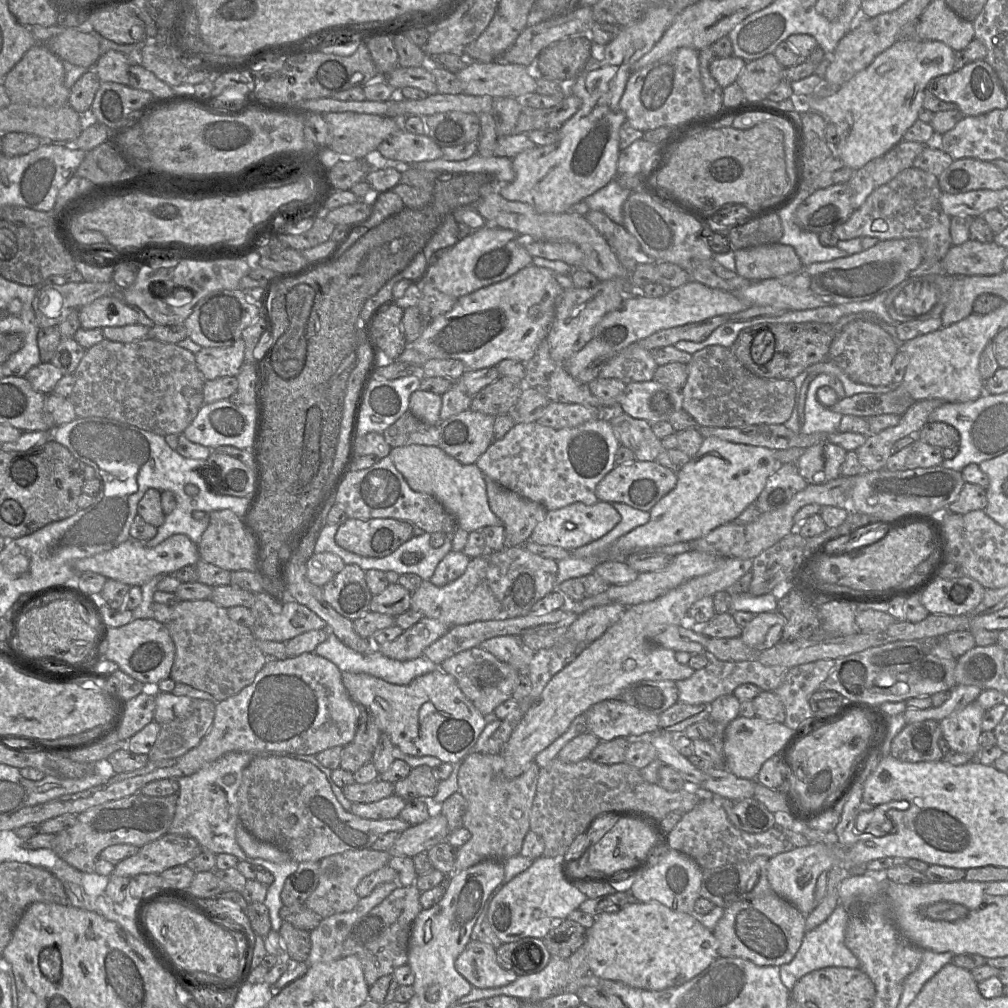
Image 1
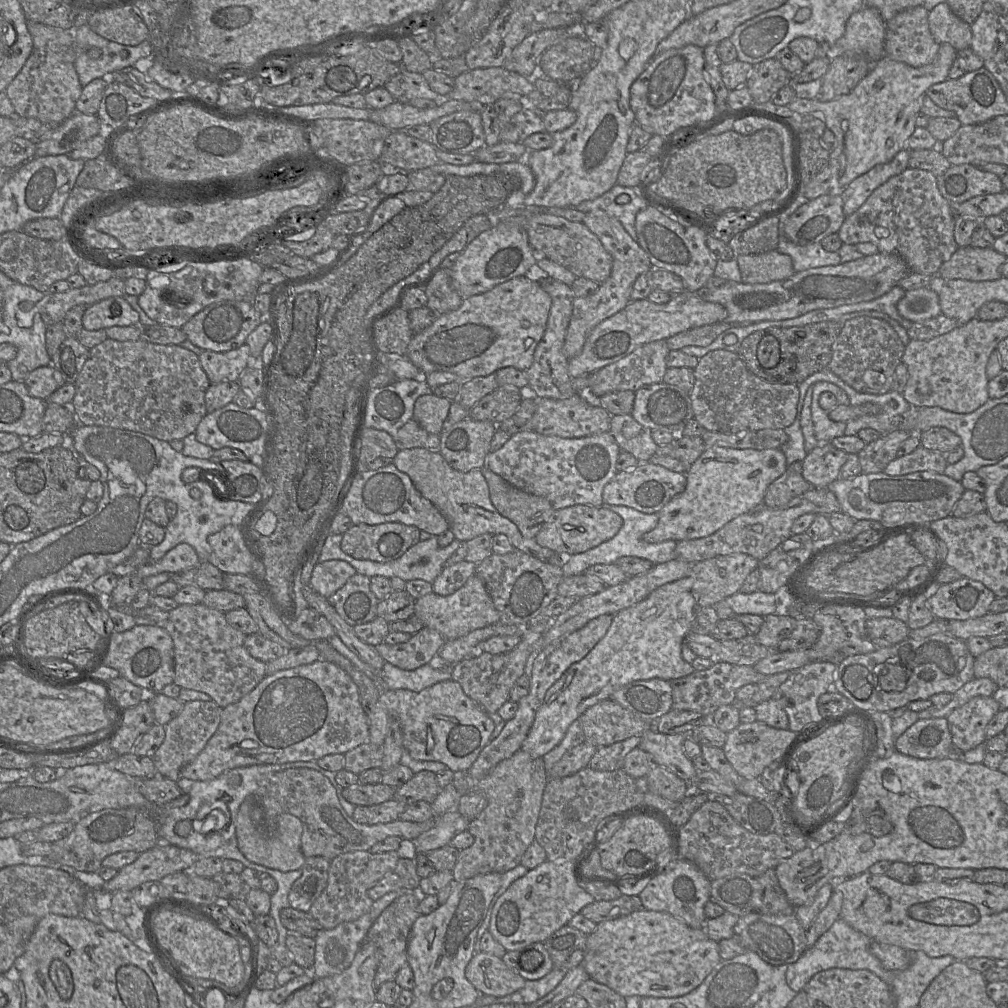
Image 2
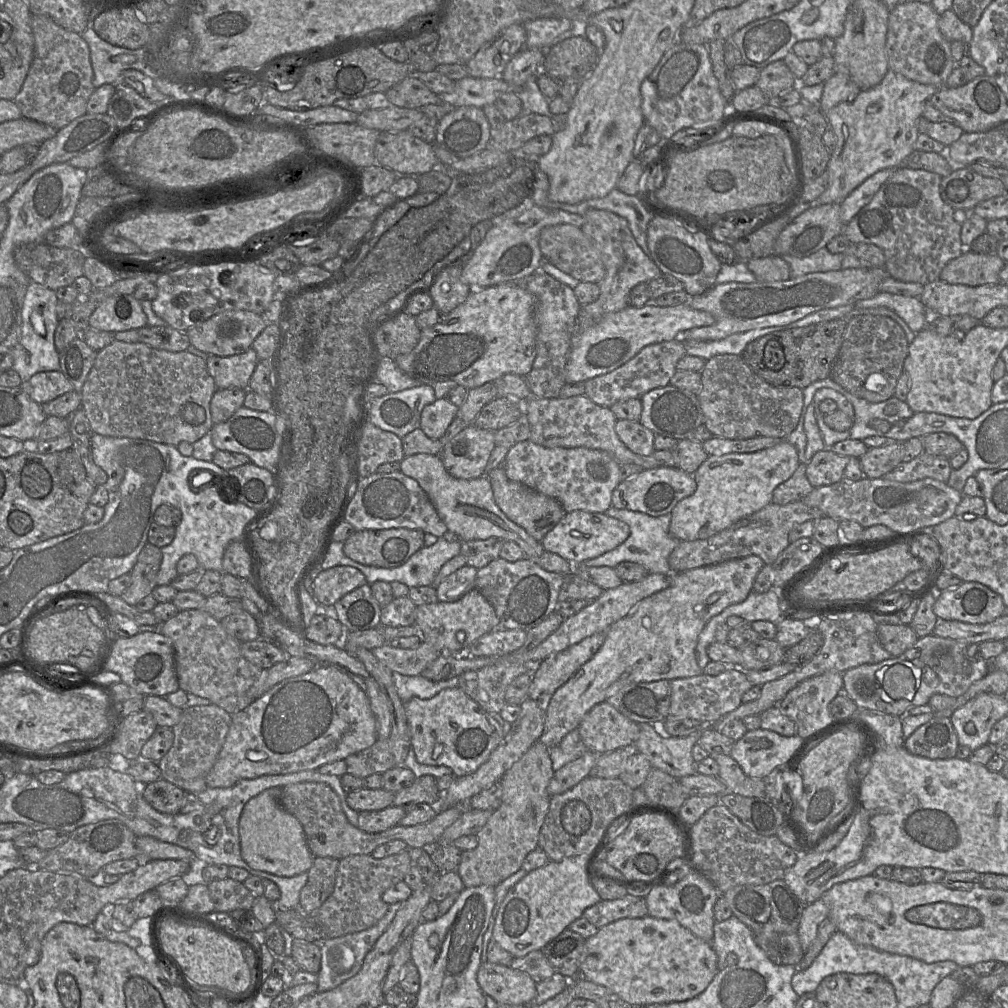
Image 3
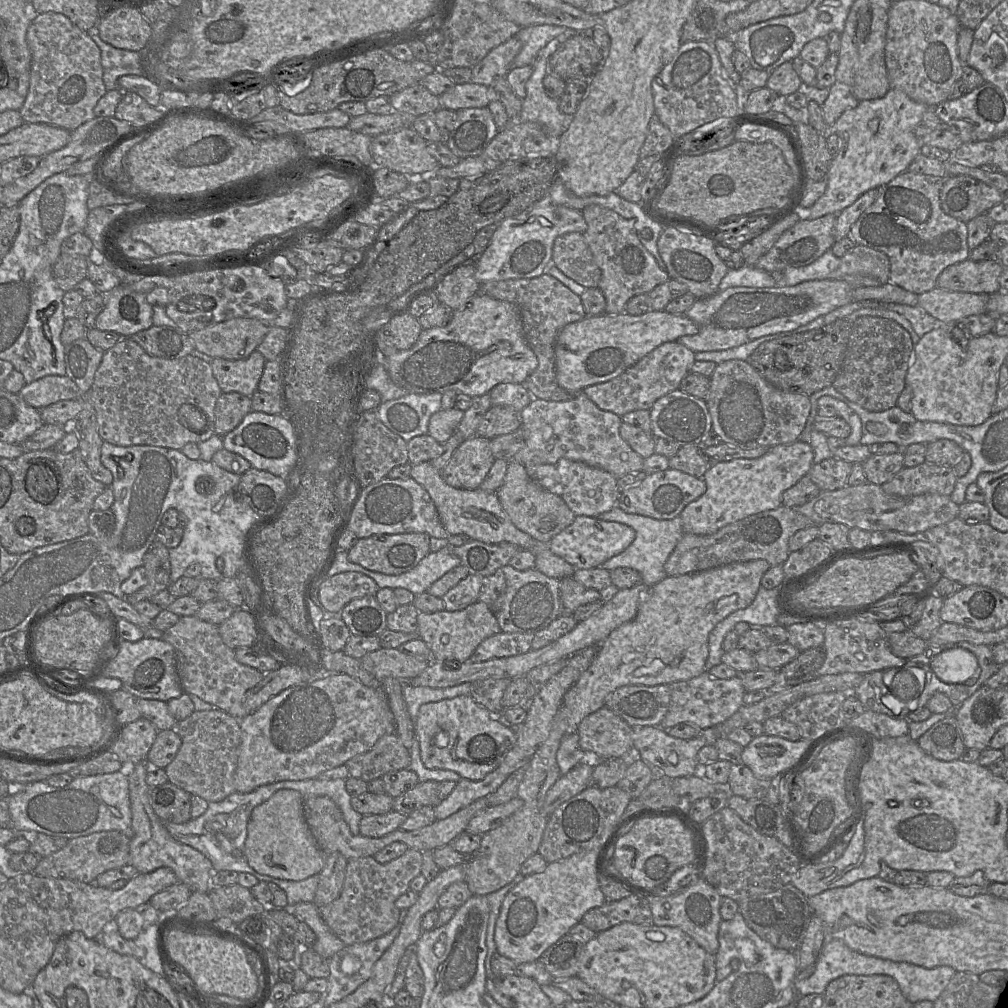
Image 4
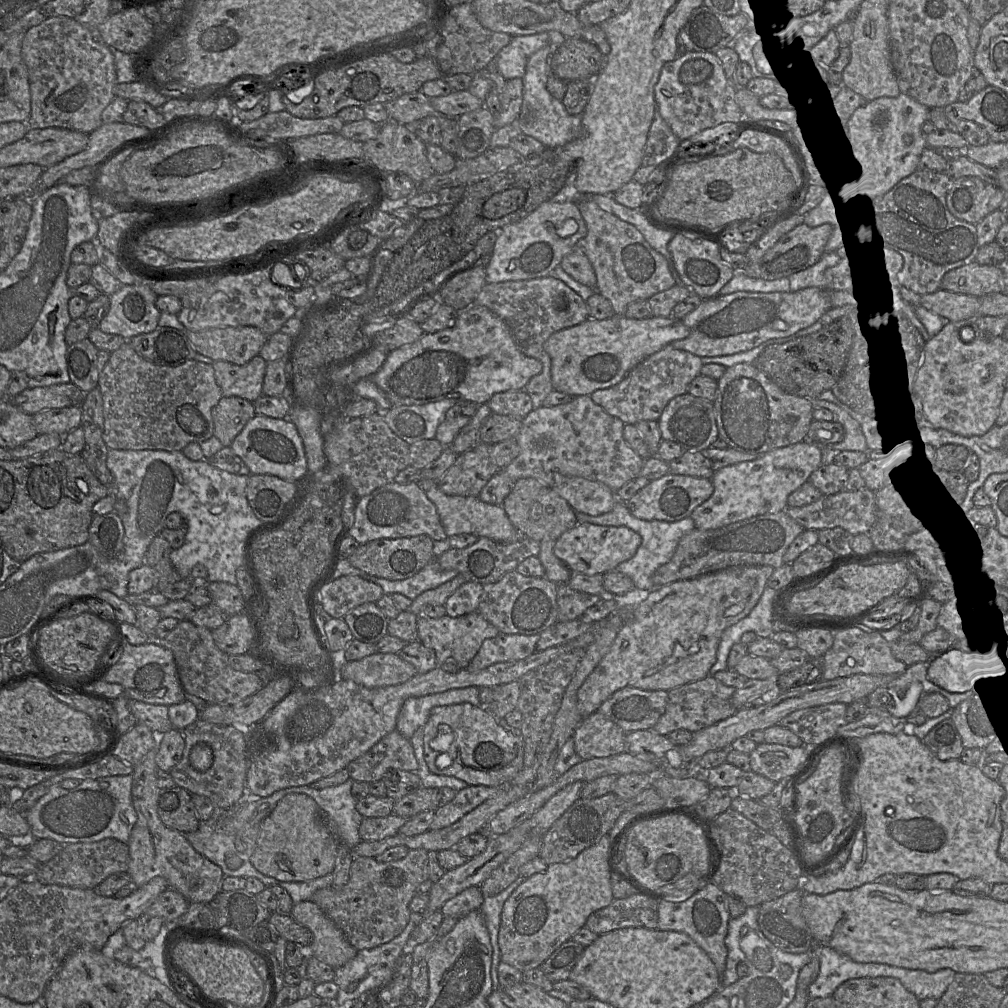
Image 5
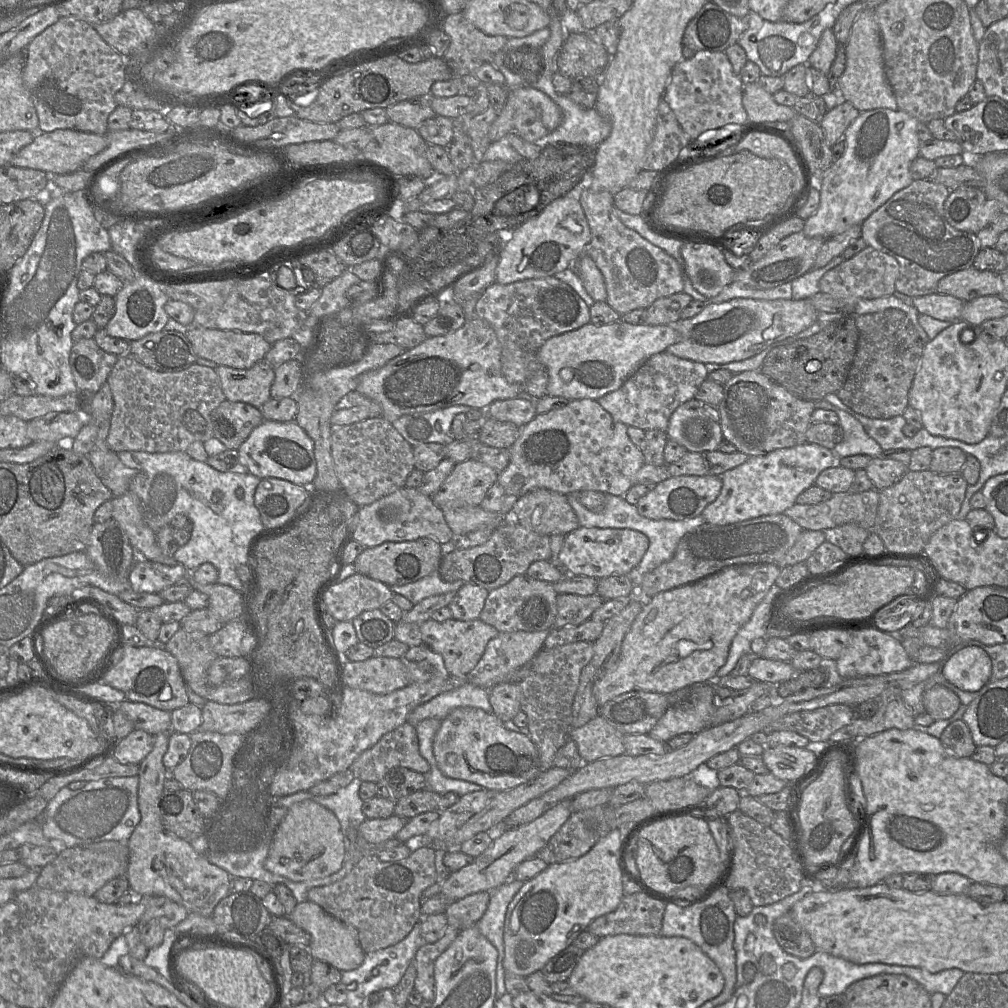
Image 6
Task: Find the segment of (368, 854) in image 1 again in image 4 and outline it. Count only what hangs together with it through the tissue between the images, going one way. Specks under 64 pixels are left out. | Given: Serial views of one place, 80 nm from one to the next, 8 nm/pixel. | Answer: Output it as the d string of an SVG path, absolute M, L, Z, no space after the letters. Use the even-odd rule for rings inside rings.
M408 848L403 855L387 863L379 863L372 856L347 860L339 896L317 908L330 930L345 945L351 945L382 937L400 923L402 911L397 908L396 900L409 889L410 882L421 874L422 852Z

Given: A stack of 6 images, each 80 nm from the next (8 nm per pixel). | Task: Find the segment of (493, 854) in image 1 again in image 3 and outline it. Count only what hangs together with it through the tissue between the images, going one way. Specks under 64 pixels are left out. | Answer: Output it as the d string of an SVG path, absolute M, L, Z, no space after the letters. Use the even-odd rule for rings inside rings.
M537 741L501 777L498 782L502 790L501 804L476 834L477 847L461 853L456 872L465 887L496 887L522 868L525 857L538 847L539 832L549 807L547 787L553 773L549 748Z

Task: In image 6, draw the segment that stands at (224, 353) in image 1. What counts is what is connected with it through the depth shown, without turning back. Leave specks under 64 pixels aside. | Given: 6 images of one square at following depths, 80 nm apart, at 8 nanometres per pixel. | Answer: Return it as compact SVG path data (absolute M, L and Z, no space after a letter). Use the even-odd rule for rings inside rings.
M264 359L248 369L218 365L215 372L226 400L247 403L260 409L271 399L275 373Z

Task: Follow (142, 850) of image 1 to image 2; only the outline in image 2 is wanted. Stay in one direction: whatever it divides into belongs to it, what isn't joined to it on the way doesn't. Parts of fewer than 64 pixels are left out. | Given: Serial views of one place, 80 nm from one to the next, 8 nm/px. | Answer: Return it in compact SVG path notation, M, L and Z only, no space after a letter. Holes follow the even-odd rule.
M159 840L153 848L139 853L133 863L118 870L111 880L104 883L103 890L110 893L133 891L146 882L160 881L175 872L188 873L198 859L199 856L189 849Z

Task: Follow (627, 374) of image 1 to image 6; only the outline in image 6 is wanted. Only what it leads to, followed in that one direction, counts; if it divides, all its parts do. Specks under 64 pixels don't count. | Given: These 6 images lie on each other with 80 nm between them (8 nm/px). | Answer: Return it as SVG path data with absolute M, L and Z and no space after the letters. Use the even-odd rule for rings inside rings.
M668 351L652 355L615 391L597 402L617 421L644 431L658 429L666 432L670 417L682 403L695 398L701 383L707 379L704 363L680 358Z

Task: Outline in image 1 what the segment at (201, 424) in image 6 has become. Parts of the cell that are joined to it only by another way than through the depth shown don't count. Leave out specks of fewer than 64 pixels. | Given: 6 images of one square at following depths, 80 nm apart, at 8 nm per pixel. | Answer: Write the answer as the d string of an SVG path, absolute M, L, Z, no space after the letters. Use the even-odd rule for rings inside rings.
M152 338L128 343L103 339L87 349L75 372L74 388L69 396L77 418L113 419L160 436L181 435L203 406L205 378L197 367L195 354L176 344Z

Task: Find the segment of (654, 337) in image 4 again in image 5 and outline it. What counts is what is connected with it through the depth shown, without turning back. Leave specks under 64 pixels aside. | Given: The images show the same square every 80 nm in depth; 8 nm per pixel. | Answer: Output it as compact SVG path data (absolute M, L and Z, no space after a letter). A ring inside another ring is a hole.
M616 314L604 320L588 317L578 325L553 333L544 343L551 358L553 389L577 397L614 386L645 358L689 334L682 320L674 317L631 319Z

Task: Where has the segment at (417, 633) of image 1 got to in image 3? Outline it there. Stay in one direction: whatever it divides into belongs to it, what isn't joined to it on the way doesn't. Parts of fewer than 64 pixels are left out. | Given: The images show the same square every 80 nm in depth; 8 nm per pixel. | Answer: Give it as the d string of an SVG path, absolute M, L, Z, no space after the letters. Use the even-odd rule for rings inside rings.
M422 641L417 648L413 649L394 648L385 642L371 652L392 672L407 676L421 674L441 654L426 641Z

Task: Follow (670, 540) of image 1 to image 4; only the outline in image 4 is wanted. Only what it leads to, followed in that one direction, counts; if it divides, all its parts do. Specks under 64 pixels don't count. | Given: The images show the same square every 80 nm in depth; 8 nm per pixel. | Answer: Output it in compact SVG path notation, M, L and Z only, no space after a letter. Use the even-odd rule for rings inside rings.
M797 440L771 447L758 458L738 458L711 465L702 477L706 491L679 515L684 533L709 535L748 516L780 507L783 492L807 475L813 464L813 448Z

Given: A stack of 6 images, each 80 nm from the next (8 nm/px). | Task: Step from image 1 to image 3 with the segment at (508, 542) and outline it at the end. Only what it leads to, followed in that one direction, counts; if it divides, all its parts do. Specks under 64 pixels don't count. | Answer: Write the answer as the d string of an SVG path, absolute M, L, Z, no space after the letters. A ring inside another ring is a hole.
M502 467L490 470L486 473L486 476L491 484L494 500L500 510L539 542L566 514L566 511L556 499L510 480Z

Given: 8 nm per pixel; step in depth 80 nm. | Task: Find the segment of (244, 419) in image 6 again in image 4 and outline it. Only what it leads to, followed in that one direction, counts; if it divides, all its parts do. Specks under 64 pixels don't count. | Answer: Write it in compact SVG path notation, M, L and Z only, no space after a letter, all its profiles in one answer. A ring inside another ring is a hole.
M237 392L222 393L214 409L215 434L223 438L251 411L251 397Z

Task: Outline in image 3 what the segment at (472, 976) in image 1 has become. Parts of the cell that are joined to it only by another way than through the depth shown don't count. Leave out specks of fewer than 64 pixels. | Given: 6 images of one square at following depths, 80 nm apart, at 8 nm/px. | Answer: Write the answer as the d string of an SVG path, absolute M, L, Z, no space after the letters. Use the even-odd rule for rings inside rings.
M481 963L477 981L500 1007L530 1005L537 996L536 982L527 973L505 965Z

